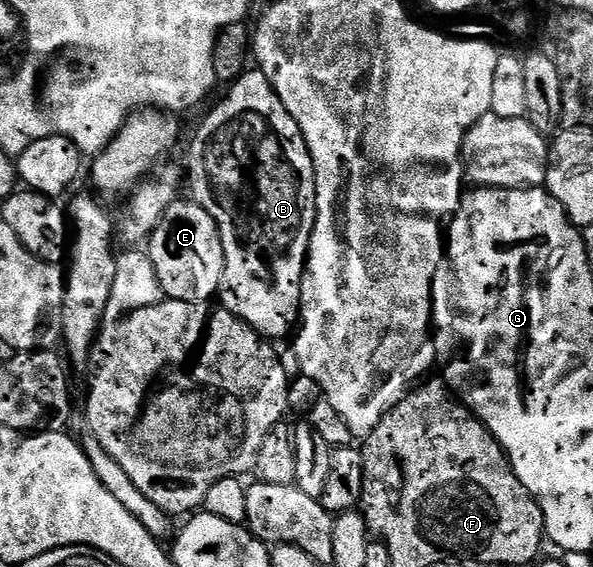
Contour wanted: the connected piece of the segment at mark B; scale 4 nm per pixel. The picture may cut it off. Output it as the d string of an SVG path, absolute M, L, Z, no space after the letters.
M260 69L246 70L245 74L233 80L225 99L221 99L213 107L213 112L201 123L201 128L197 131L197 143L201 147L193 147L189 155L197 159L190 165L189 171L195 178L205 179L209 182L209 191L213 194L213 199L204 200L203 206L209 211L217 223L218 231L221 234L223 253L225 254L225 268L220 280L219 303L225 307L232 315L236 315L245 323L249 324L258 335L266 340L281 339L285 334L292 332L298 326L301 314L301 278L305 276L305 260L309 258L309 238L315 225L317 216L317 190L315 189L315 169L311 161L311 153L305 144L303 133L299 125L287 113L283 101L273 92L273 86L267 81L267 77Z

